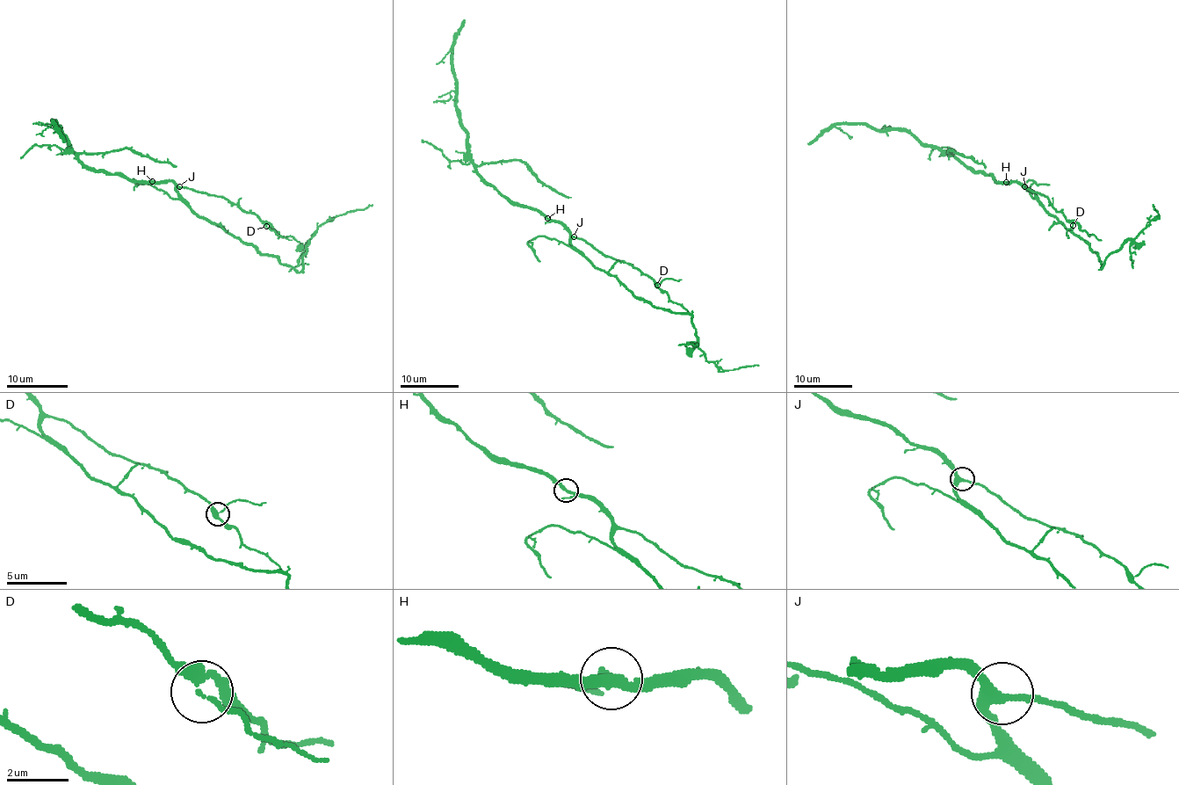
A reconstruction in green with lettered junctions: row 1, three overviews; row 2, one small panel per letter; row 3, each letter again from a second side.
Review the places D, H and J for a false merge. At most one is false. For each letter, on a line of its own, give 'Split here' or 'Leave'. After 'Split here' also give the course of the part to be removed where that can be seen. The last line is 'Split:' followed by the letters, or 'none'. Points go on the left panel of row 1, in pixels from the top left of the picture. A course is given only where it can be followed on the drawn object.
D: Leave
H: Leave
J: Leave
Split: none

